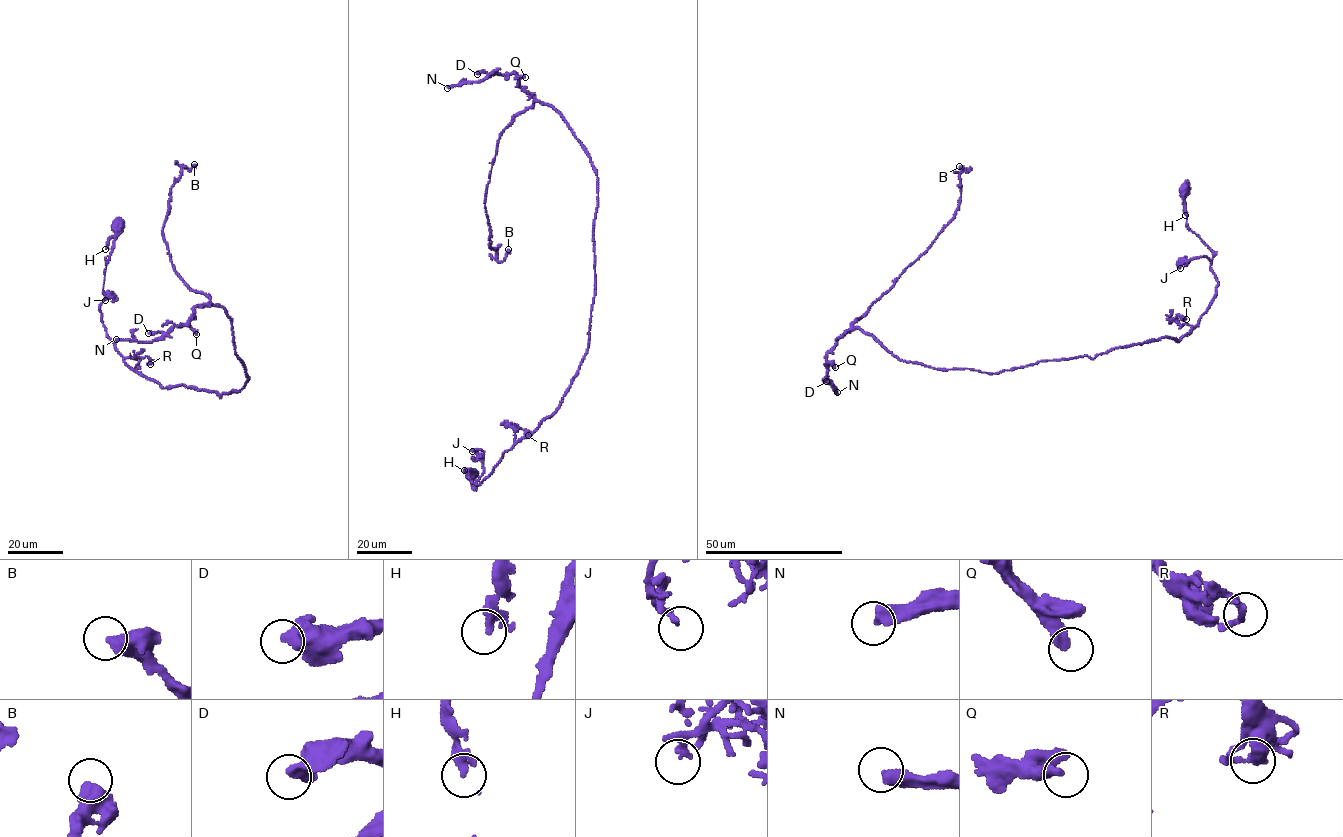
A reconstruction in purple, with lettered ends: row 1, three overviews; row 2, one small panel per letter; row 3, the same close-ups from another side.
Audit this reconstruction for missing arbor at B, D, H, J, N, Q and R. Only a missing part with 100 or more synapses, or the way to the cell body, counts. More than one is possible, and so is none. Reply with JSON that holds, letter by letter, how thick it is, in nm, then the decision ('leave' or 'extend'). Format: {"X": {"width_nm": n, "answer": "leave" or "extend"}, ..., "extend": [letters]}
{"B": {"width_nm": 600, "answer": "leave"}, "D": {"width_nm": 550, "answer": "leave"}, "H": {"width_nm": 320, "answer": "leave"}, "J": {"width_nm": 150, "answer": "leave"}, "N": {"width_nm": 480, "answer": "extend"}, "Q": {"width_nm": 380, "answer": "leave"}, "R": {"width_nm": 160, "answer": "leave"}, "extend": ["N"]}

